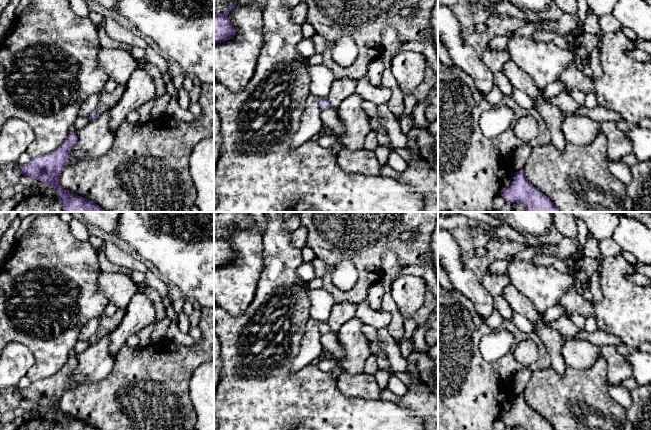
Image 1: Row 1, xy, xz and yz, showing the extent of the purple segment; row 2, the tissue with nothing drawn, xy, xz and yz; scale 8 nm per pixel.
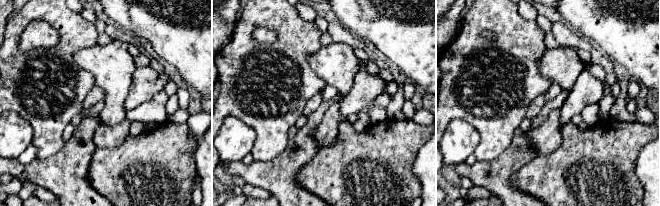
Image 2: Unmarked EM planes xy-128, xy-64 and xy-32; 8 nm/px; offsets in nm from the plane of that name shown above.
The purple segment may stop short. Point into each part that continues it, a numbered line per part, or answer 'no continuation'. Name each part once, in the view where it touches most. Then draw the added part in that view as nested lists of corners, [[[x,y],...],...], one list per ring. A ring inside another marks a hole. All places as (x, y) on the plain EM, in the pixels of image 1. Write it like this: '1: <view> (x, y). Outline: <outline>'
1: xz (329, 339). Outline: [[[329,329],[328,331],[321,333],[320,341],[323,349],[331,352],[337,362],[344,358],[345,352],[339,342],[337,331]]]

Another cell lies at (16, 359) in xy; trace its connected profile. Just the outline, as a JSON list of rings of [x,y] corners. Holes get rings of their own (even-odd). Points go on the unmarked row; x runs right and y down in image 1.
[[[6,345],[0,355],[0,390],[15,388],[33,364],[34,355],[25,345]]]

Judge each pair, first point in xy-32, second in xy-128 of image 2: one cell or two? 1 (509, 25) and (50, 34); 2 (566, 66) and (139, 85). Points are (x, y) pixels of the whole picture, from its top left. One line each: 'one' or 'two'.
1: two
2: two

